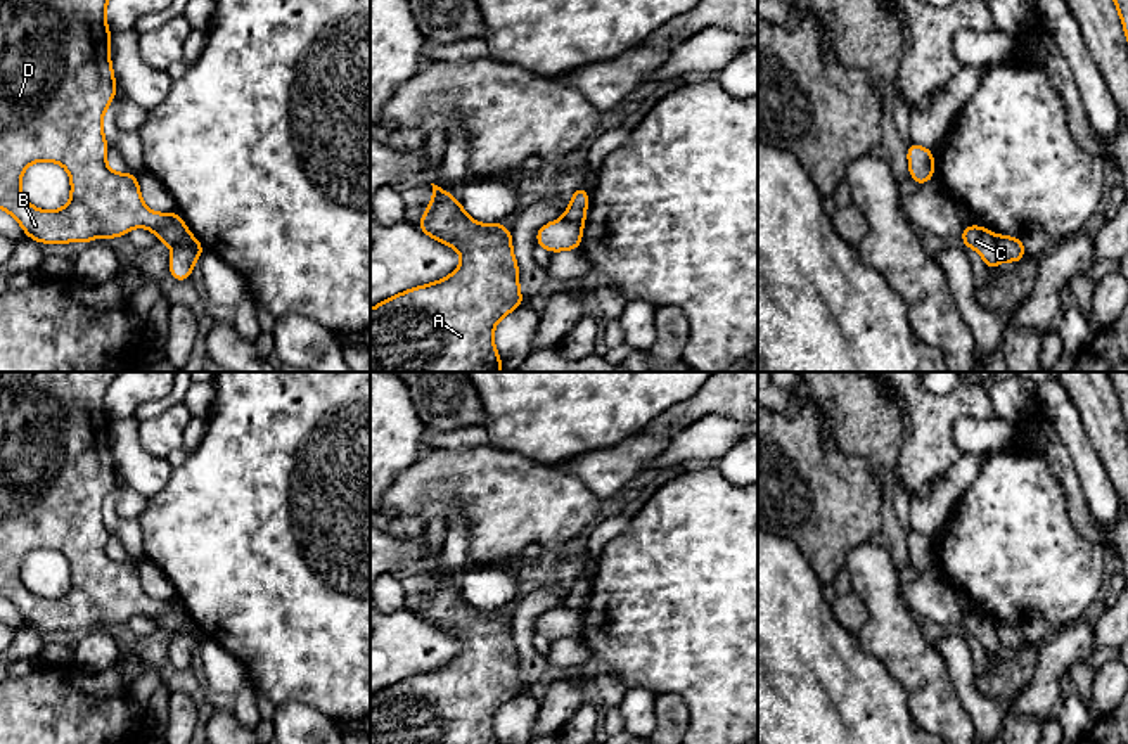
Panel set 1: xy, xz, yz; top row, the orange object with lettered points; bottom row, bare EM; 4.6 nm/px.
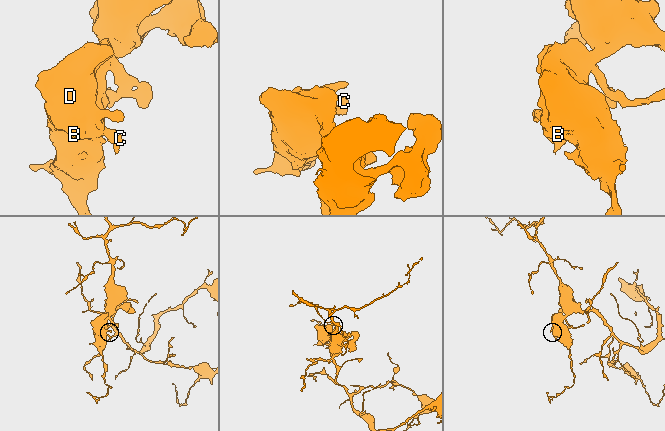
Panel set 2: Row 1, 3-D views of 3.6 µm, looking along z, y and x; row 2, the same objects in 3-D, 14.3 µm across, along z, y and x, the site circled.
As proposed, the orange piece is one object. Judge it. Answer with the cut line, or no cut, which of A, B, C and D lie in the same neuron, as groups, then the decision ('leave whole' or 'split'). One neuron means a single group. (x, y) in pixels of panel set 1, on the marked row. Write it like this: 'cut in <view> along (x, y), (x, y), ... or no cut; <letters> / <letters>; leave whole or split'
cut in xy along (173, 246), (189, 246), (198, 256); A B D / C; split

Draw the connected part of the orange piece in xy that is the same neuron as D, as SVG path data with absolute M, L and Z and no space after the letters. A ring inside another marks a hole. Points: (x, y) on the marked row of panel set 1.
M0 0L0 209L7 211L22 227L31 241L45 244L90 242L97 237L114 239L131 228L144 227L156 234L159 242L189 246L197 258L204 246L189 232L180 213L154 213L138 189L138 176L114 173L107 168L107 140L102 118L116 97L116 78L111 66L106 22L109 0ZM52 161L64 166L71 178L71 199L57 211L31 206L21 192L21 176L31 163Z

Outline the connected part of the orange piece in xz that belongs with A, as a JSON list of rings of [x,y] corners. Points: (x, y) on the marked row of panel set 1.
[[[433,185],[433,199],[417,227],[429,237],[460,253],[460,266],[438,282],[407,289],[370,310],[370,372],[500,372],[502,358],[493,343],[495,325],[524,305],[512,234],[502,221],[484,225],[465,215],[462,202]]]

